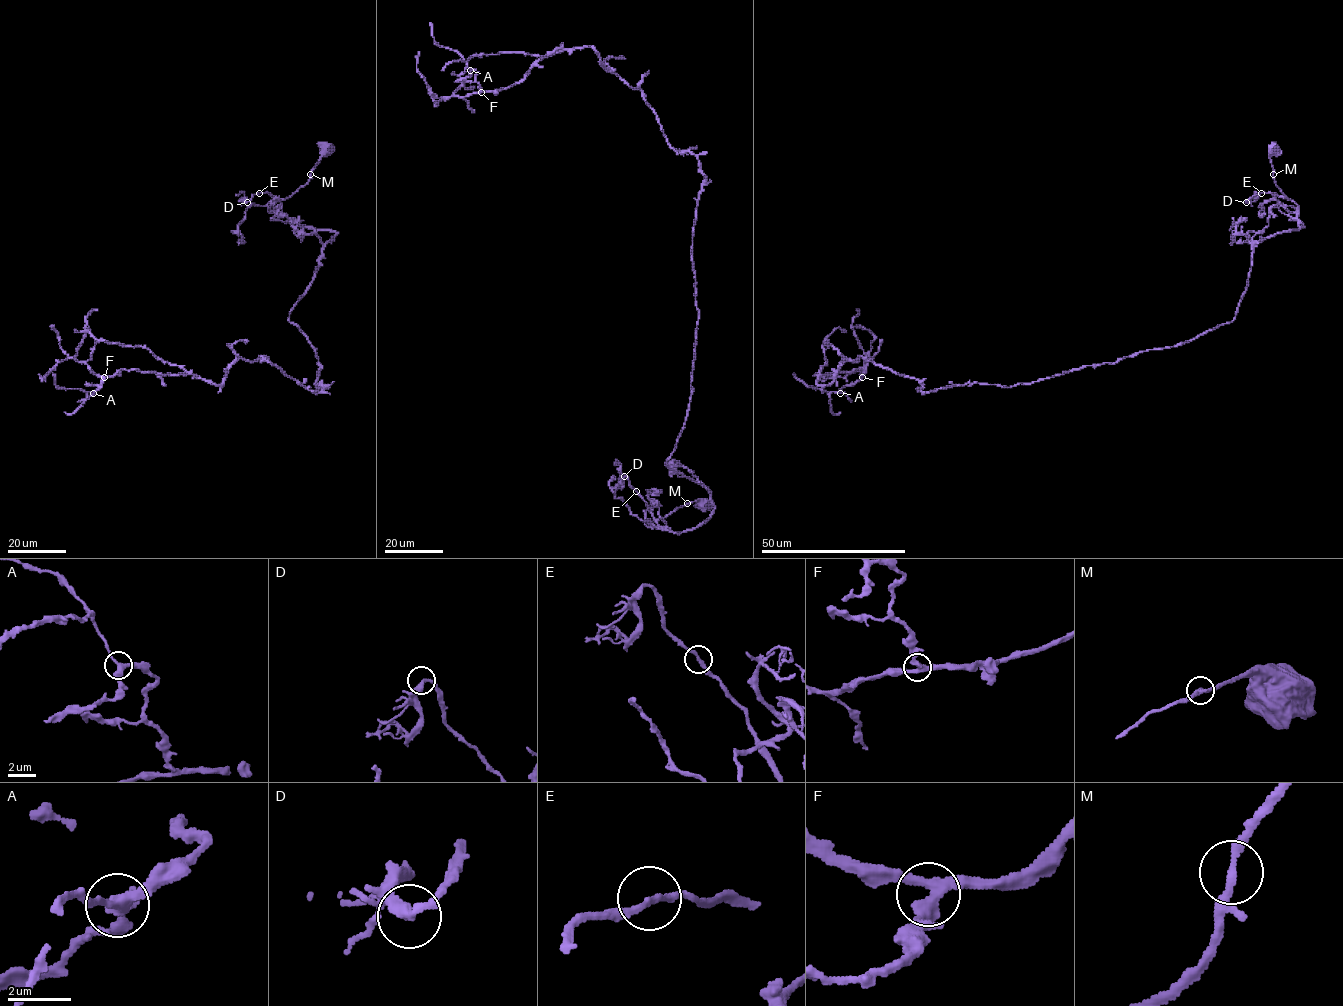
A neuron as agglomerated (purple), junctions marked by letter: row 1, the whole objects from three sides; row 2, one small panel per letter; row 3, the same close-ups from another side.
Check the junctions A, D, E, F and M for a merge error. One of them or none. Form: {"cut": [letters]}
{"cut": []}

